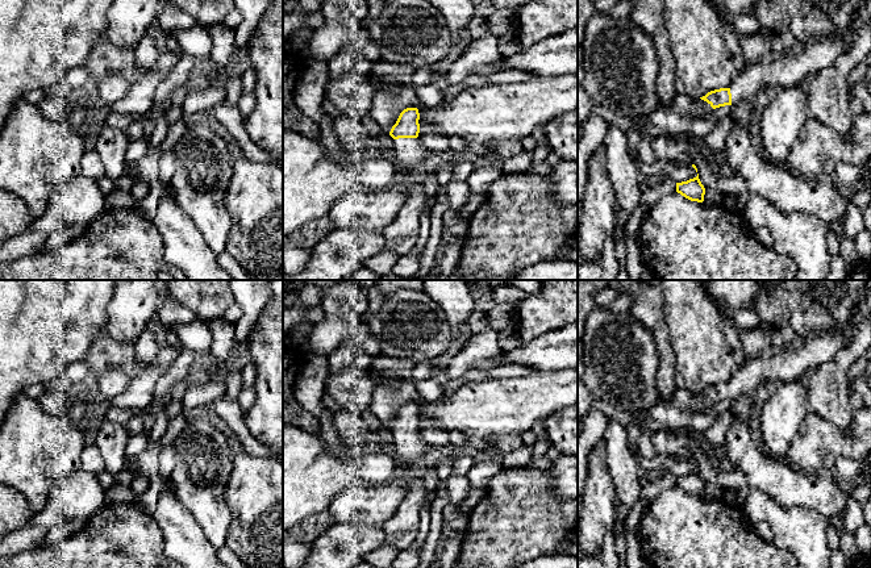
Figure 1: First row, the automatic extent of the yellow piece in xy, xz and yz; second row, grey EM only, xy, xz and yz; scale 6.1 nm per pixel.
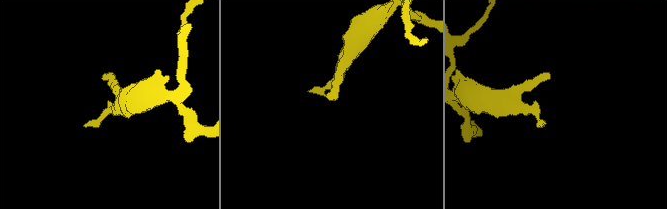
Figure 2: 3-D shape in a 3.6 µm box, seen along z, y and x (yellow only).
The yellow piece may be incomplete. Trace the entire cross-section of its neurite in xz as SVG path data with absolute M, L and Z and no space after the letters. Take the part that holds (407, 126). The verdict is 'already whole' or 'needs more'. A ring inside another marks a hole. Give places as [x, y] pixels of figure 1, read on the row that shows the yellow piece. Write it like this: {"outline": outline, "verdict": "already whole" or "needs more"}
{"outline": "M407 108L400 113L389 131L389 135L393 138L391 153L396 164L407 170L401 178L405 181L412 181L425 170L425 158L429 153L418 139L418 120L418 109Z", "verdict": "needs more"}

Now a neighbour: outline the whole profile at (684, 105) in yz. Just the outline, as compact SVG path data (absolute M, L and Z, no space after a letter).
M676 93L670 106L679 116L693 120L709 117L713 112L713 108L707 101L682 93Z

